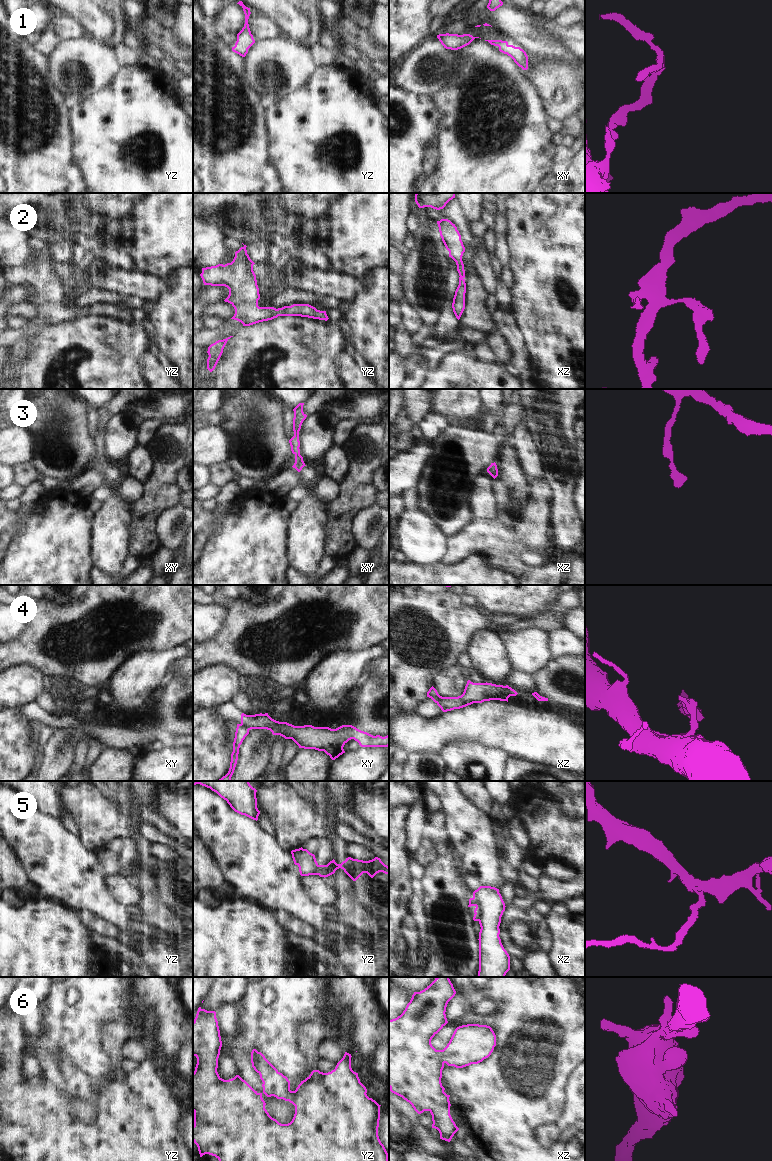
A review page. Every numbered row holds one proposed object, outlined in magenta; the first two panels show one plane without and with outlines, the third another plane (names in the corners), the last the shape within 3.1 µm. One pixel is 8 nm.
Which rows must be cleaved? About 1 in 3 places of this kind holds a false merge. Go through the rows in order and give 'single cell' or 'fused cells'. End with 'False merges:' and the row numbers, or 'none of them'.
1: single cell
2: single cell
3: single cell
4: fused cells
5: fused cells
6: single cell
False merges: 4, 5

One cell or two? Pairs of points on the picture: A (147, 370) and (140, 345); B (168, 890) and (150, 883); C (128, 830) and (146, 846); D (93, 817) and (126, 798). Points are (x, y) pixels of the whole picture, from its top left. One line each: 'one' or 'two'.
A: two
B: two
C: two
D: one

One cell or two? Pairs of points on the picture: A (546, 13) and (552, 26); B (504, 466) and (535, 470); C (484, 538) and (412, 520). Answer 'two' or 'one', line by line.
A: two
B: two
C: two

